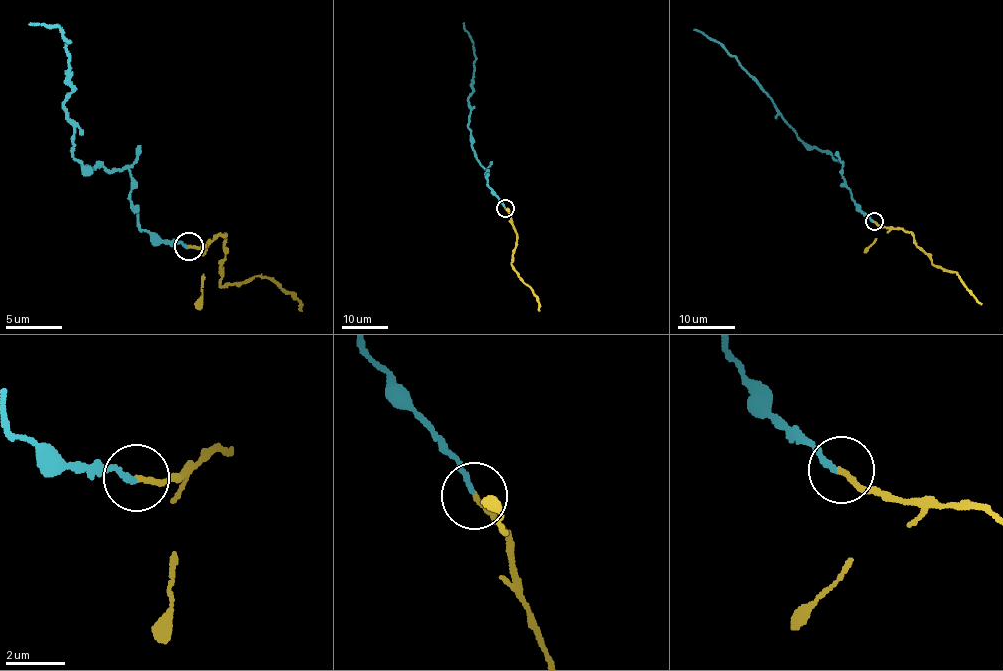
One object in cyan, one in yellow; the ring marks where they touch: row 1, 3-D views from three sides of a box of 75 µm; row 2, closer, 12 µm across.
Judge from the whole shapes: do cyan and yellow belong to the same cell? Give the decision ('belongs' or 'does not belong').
belongs

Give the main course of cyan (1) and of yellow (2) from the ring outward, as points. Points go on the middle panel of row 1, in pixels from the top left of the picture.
1: (505, 207), (487, 185), (486, 169), (475, 156), (468, 128), (476, 60), (463, 23)
2: (505, 208), (510, 215), (517, 238), (511, 264), (539, 304), (539, 311)

